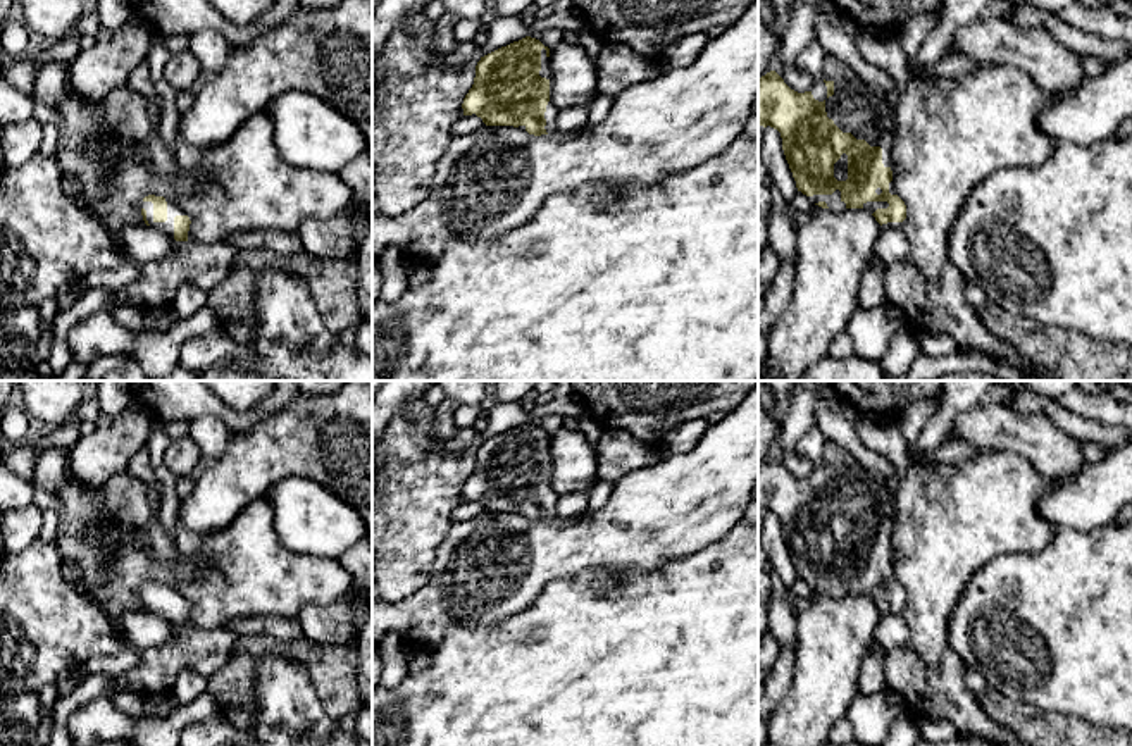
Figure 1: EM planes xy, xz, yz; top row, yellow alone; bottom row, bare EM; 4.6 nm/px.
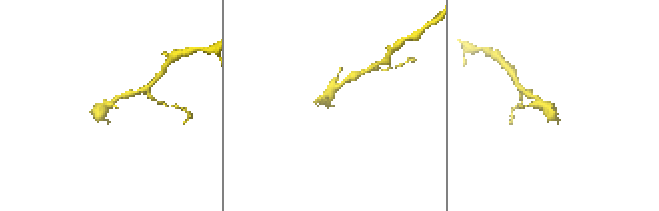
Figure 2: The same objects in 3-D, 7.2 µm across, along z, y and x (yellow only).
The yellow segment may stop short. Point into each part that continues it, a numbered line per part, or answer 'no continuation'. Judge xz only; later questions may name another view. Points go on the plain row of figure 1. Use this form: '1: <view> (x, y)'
1: xz (545, 457)

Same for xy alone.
1: xy (173, 595)

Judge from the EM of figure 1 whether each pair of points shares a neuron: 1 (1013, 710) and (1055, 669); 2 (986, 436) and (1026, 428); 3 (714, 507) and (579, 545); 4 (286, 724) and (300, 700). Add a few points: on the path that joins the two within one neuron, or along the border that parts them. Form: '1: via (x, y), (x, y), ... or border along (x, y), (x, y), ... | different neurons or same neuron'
1: border along (988, 686), (1010, 698), (1019, 698), (1062, 715) | different neurons
2: via (996, 435), (1015, 433) | same neuron
3: via (681, 509), (655, 514), (638, 529), (612, 540) | same neuron
4: via (290, 719), (290, 710), (295, 705) | same neuron

